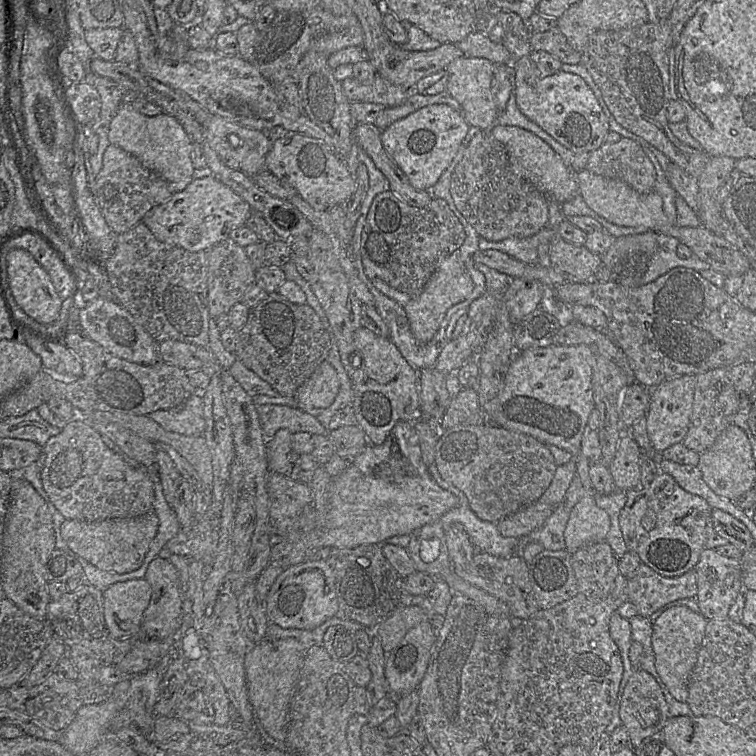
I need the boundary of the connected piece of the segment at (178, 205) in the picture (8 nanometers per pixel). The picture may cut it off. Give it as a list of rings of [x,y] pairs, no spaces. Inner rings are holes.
[[[210,175],[192,180],[182,191],[149,210],[142,222],[157,240],[190,252],[210,250],[229,237],[230,233],[246,224],[252,209],[248,202]]]

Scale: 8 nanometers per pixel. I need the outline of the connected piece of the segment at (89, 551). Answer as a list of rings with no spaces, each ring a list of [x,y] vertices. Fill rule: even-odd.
[[[152,510],[133,518],[95,522],[66,519],[60,530],[69,548],[88,562],[103,571],[124,574],[141,567],[158,528],[159,518]]]

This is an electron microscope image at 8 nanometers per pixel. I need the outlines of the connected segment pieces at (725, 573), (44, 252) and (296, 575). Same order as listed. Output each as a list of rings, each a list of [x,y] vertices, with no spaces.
[[[705,548],[693,570],[697,575],[695,600],[700,613],[707,620],[727,619],[731,605],[744,591],[740,560],[725,557],[714,549]]]
[[[25,234],[13,239],[8,245],[8,250],[4,253],[4,258],[7,257],[10,250],[17,248],[25,249],[34,256],[40,265],[48,272],[56,292],[61,299],[63,299],[59,317],[53,324],[42,324],[32,317],[24,320],[39,331],[59,336],[61,332],[54,331],[57,331],[69,317],[68,297],[74,293],[76,288],[74,273],[57,252],[36,235]]]
[[[309,559],[289,566],[277,577],[264,601],[268,622],[283,628],[314,629],[338,611],[335,577],[331,566],[323,559]]]

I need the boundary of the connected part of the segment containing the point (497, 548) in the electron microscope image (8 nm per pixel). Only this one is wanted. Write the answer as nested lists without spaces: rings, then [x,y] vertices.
[[[460,501],[440,518],[443,527],[459,523],[469,535],[478,551],[498,557],[508,557],[520,553],[518,539],[501,535],[494,522],[480,519],[469,507],[467,501]]]

